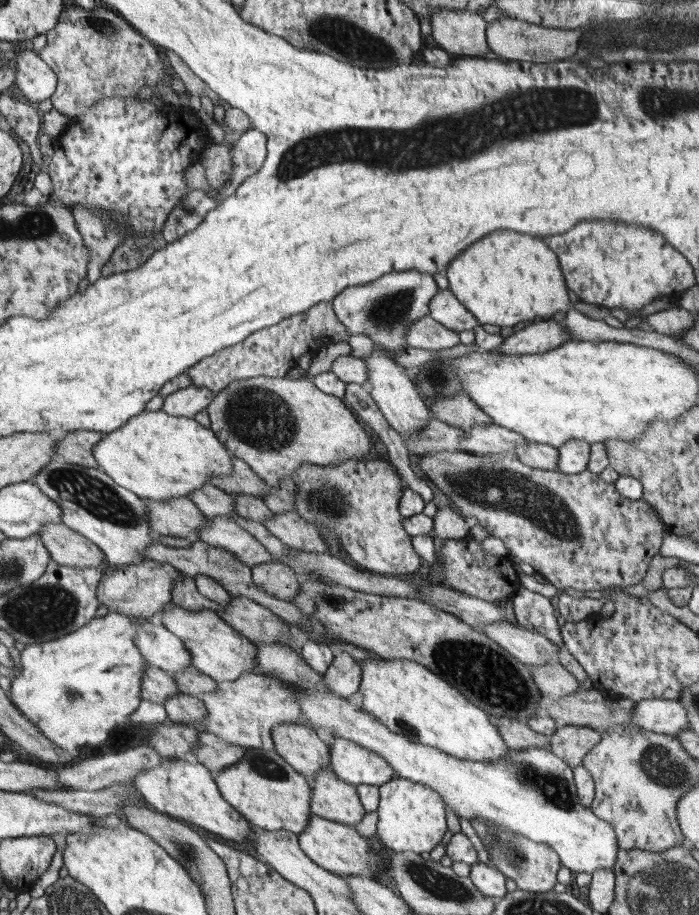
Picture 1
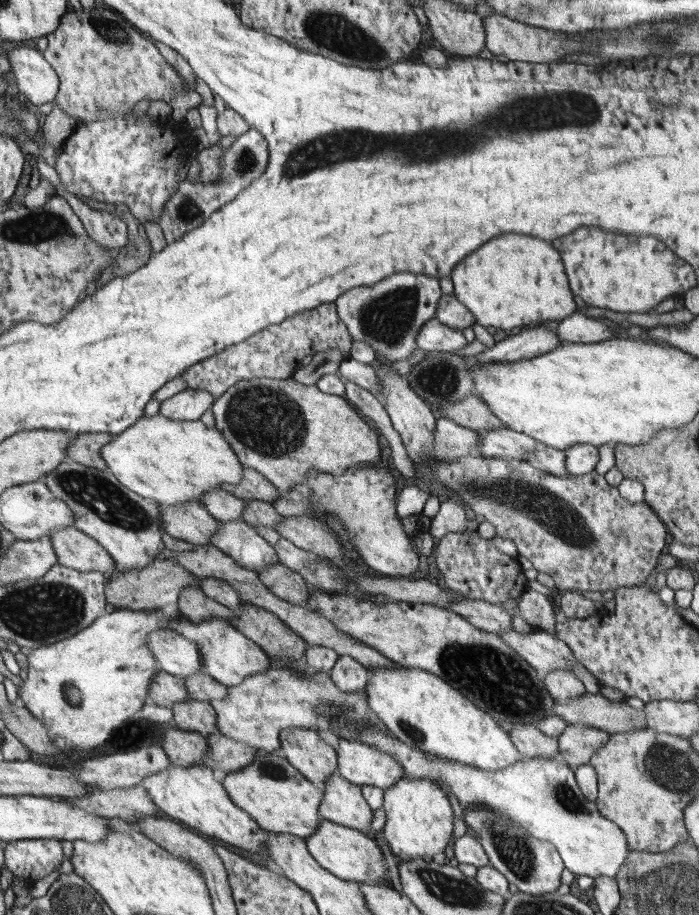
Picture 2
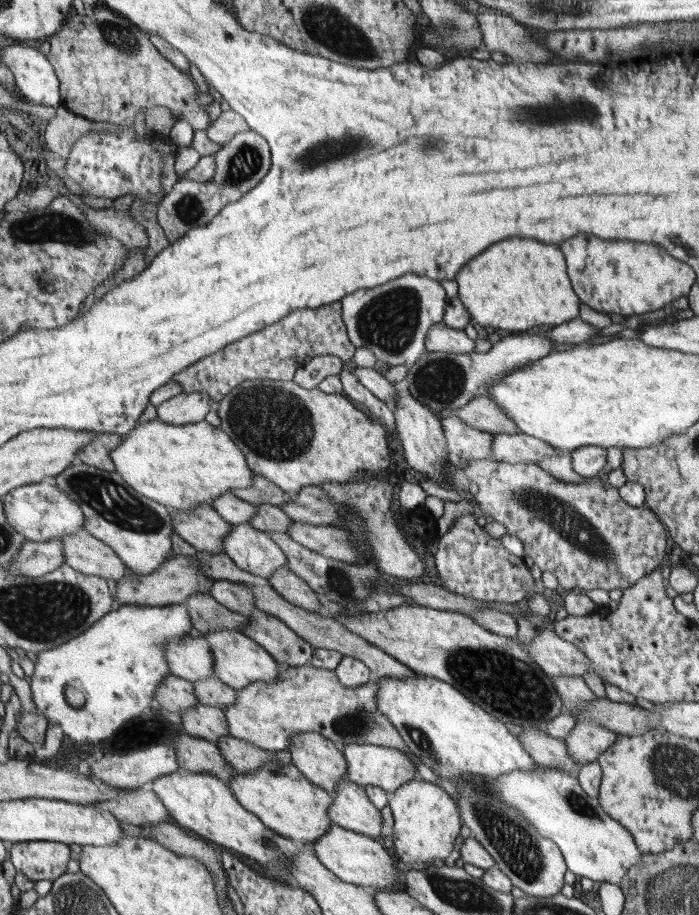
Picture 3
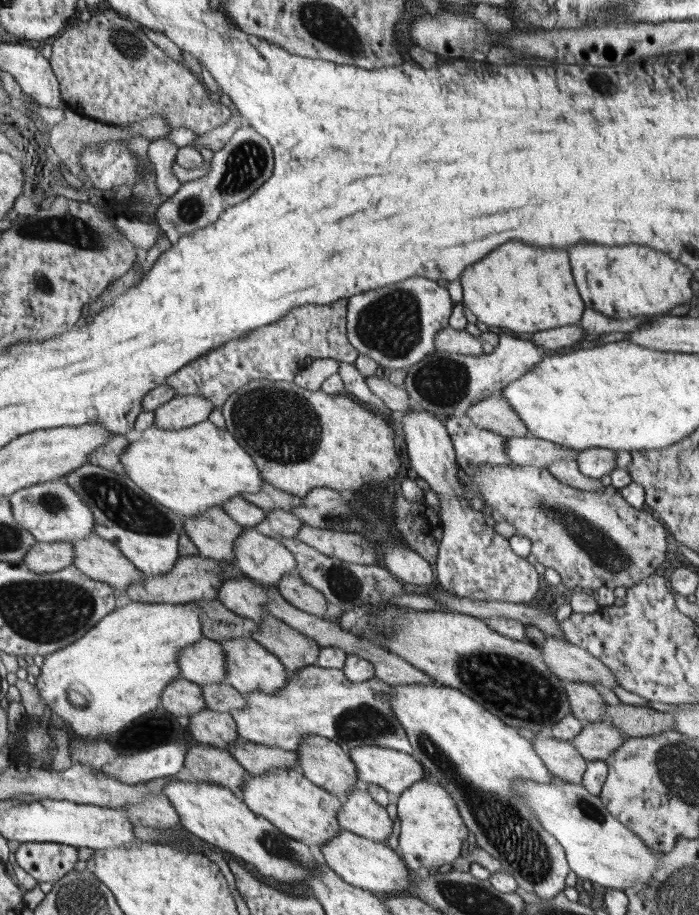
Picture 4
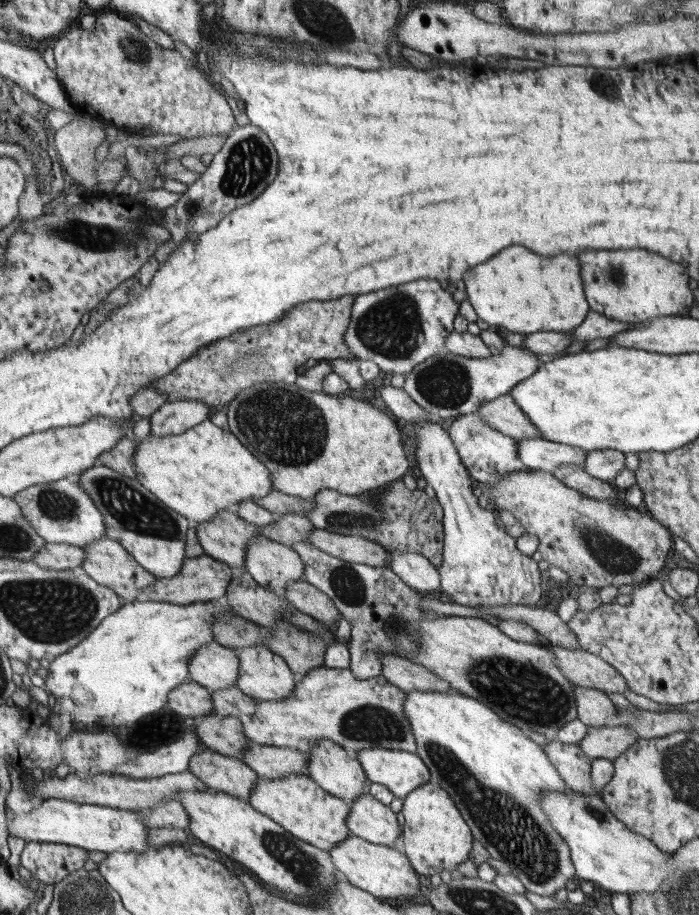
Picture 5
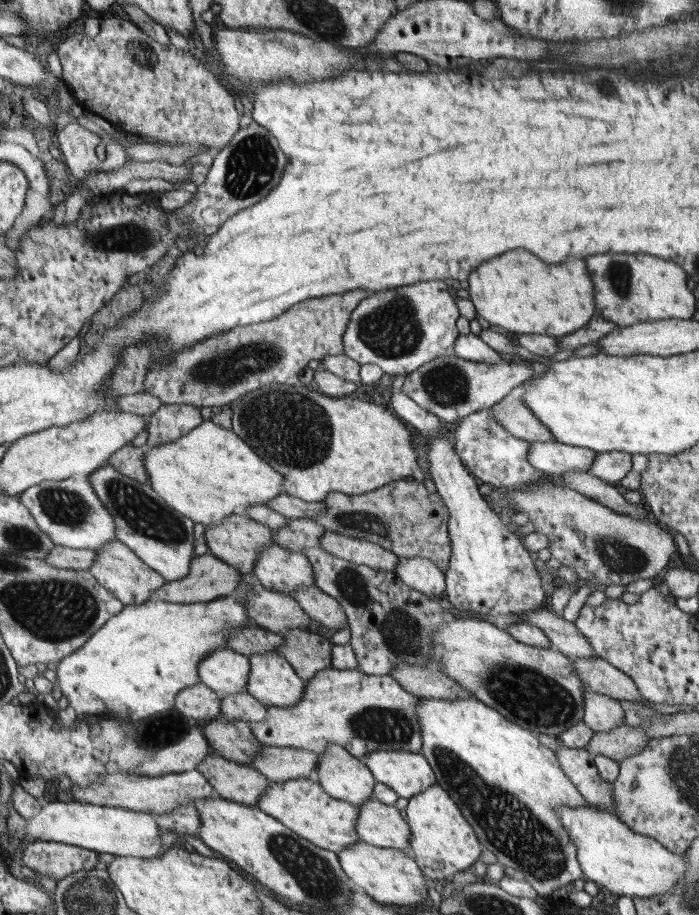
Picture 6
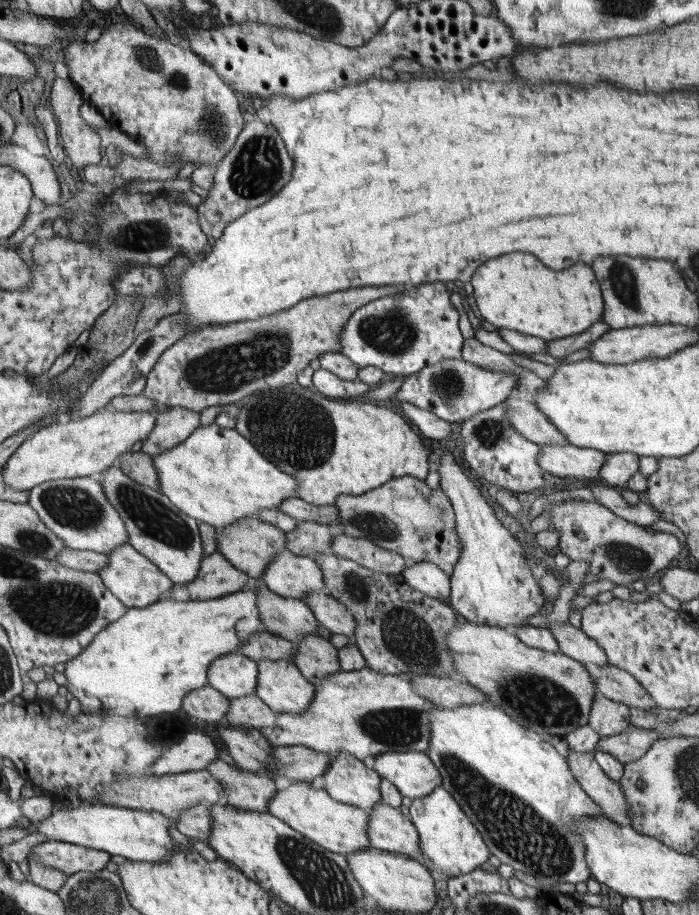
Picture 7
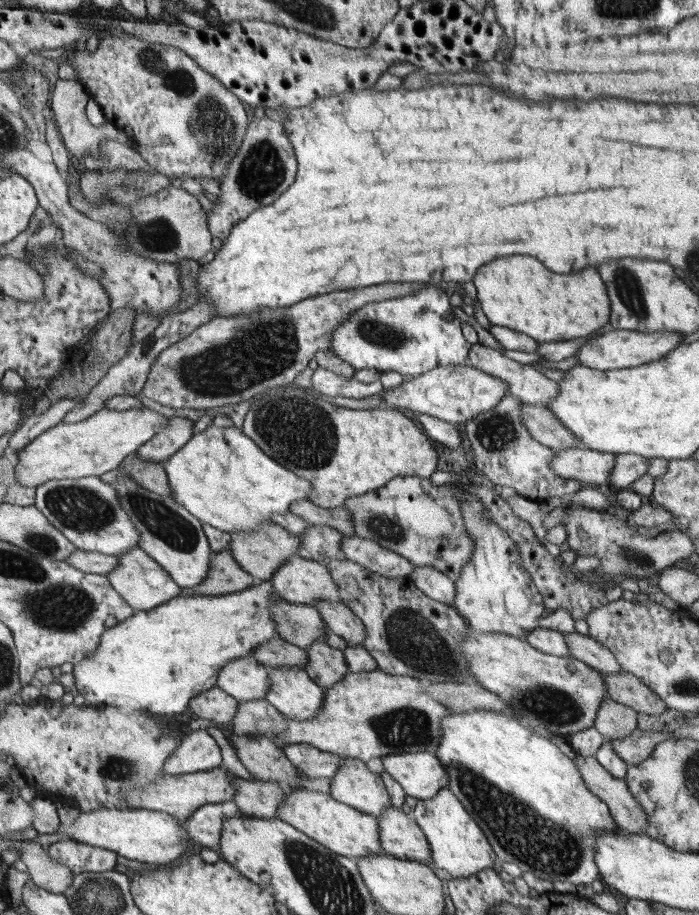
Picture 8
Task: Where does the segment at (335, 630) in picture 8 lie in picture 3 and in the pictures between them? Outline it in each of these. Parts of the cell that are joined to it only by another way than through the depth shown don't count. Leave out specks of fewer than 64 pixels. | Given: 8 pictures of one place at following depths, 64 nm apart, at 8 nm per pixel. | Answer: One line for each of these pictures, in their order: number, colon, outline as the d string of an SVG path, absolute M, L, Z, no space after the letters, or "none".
3: M281 566L275 574L271 574L271 578L267 578L273 592L279 594L279 598L283 598L285 602L307 610L307 612L315 612L321 608L317 594L313 590L307 588L307 582L301 580L299 576L295 576L295 572L291 572L287 566Z
4: M295 572L293 574L285 574L279 584L275 586L281 594L281 598L297 608L297 610L303 610L307 614L313 614L317 618L323 618L325 612L327 612L327 600L315 592L309 584L305 584L303 578L299 578Z
5: M295 580L285 588L285 600L299 612L315 618L317 622L325 624L325 626L337 626L341 614L339 610L333 606L333 602L319 592L317 588L313 588L309 582L305 580Z
6: M307 586L307 588L297 588L291 598L297 602L297 606L301 610L305 610L307 616L311 616L313 620L321 622L325 628L333 628L343 630L345 626L349 626L345 612L341 610L341 606L327 594L323 594L319 588L315 586Z
7: M311 592L303 598L303 604L307 604L309 610L313 610L313 616L319 624L323 624L331 634L343 634L349 640L355 636L355 618L351 612L347 612L337 600L333 600L325 592Z

